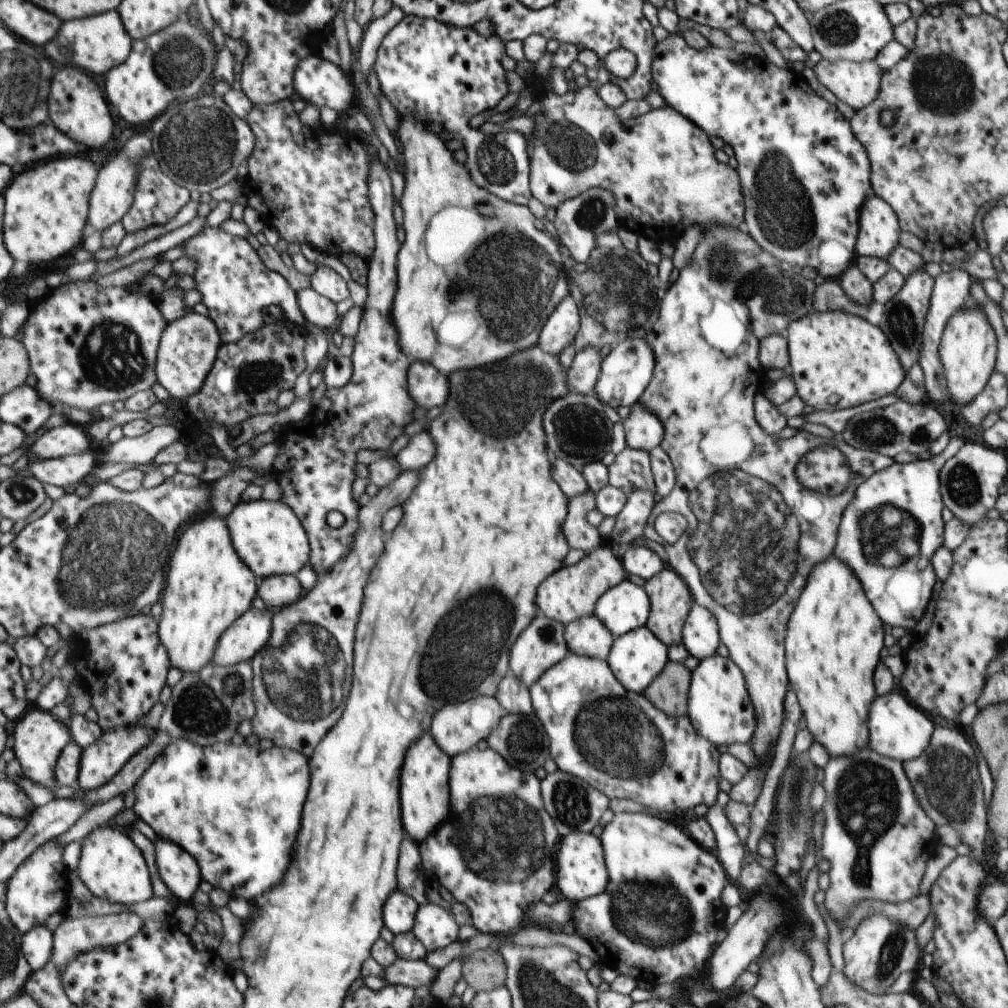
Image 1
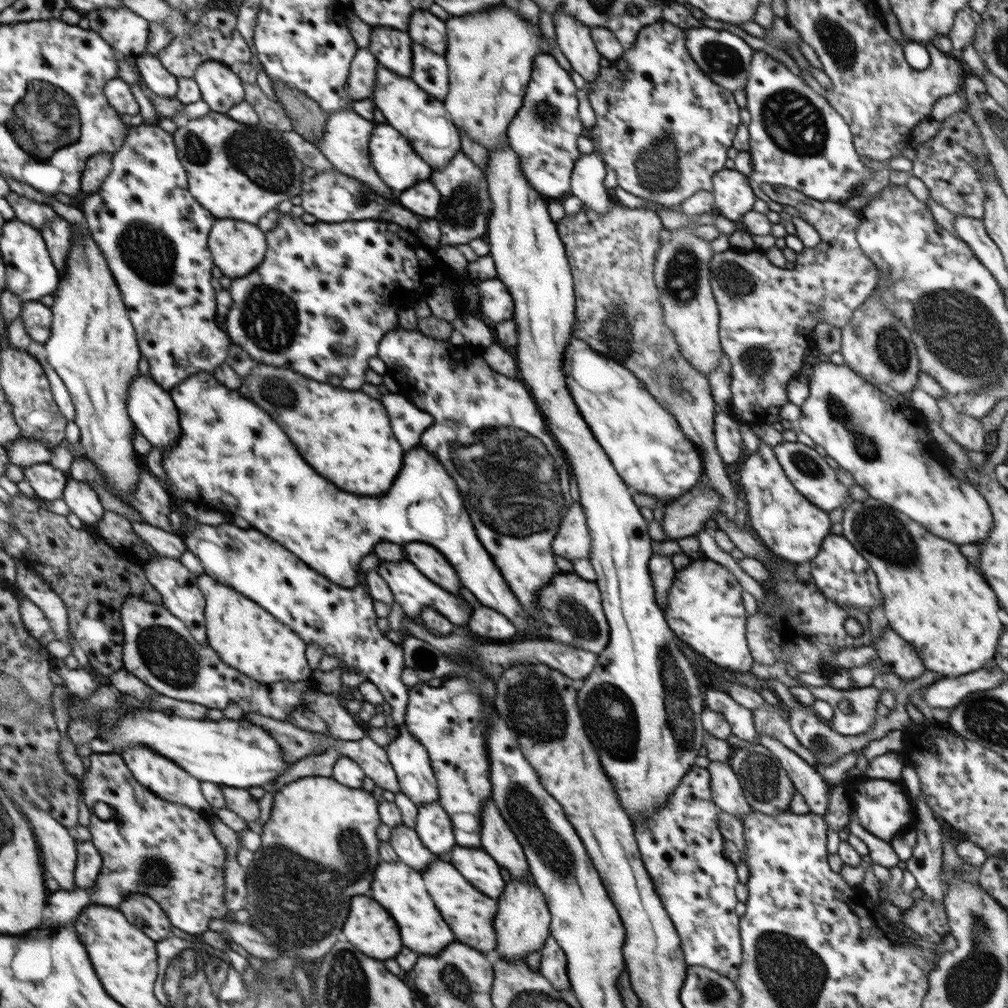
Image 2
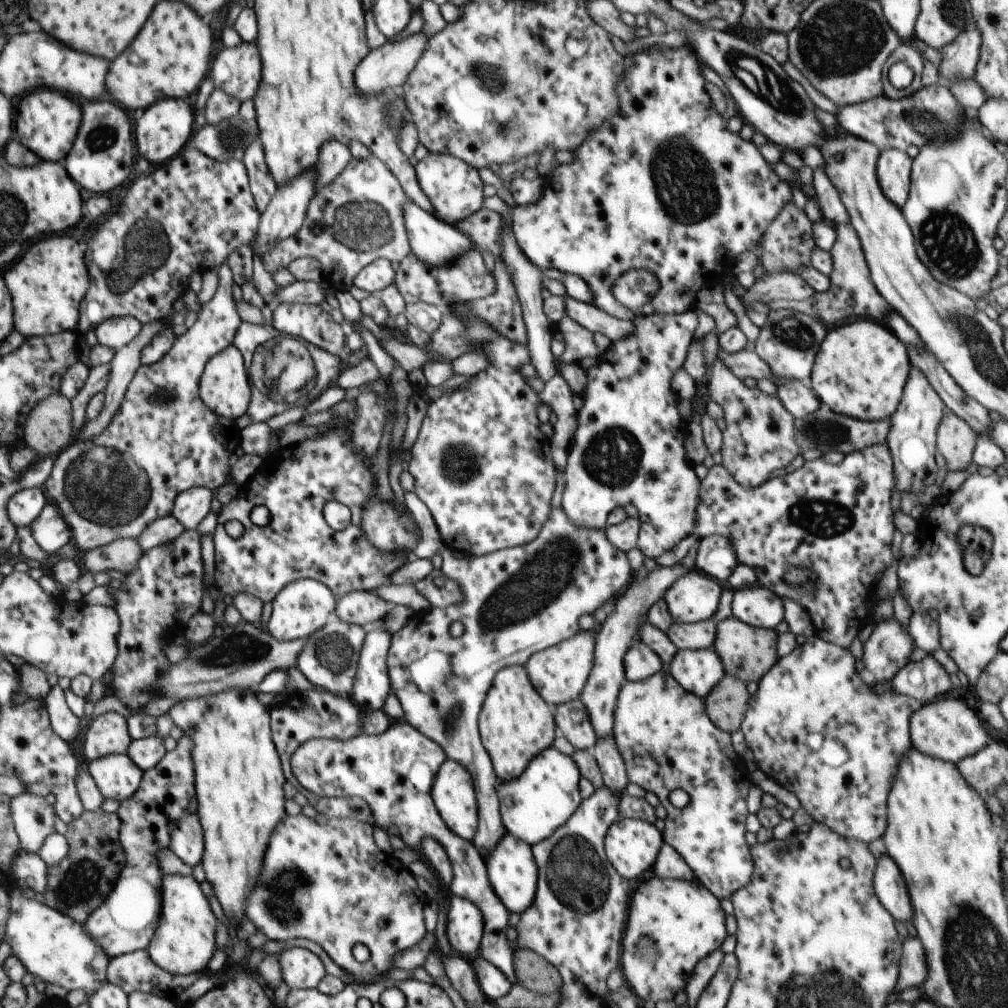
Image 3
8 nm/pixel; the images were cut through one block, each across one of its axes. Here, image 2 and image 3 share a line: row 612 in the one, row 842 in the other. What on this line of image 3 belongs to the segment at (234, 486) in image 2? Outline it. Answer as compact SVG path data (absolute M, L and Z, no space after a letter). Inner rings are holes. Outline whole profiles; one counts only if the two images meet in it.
M509 833L502 836L498 844L483 857L484 866L488 880L492 884L494 894L500 898L503 906L509 913L515 912L519 915L532 906L536 896L536 882L538 882L538 866L532 856L532 848L526 842L511 836Z

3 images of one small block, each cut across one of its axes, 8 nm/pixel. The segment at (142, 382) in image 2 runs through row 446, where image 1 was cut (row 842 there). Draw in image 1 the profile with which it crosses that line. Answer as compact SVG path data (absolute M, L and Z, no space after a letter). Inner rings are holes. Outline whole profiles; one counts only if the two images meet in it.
M158 838L154 842L156 864L164 884L181 904L188 904L200 884L200 864L181 846L170 840Z

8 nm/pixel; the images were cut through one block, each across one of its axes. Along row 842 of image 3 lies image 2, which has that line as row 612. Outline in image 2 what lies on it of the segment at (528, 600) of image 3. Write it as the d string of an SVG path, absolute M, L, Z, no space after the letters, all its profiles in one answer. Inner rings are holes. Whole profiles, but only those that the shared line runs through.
M482 605L473 609L467 626L474 635L490 638L496 642L508 642L514 638L517 631L504 615Z

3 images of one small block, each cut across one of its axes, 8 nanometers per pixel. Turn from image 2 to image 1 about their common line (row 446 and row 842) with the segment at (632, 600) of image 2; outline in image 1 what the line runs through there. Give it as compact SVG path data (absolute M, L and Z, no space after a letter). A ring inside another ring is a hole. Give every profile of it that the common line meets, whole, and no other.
M572 832L561 838L556 857L557 872L555 886L560 894L575 903L600 895L608 886L609 874L606 868L605 856L600 837L593 833Z

